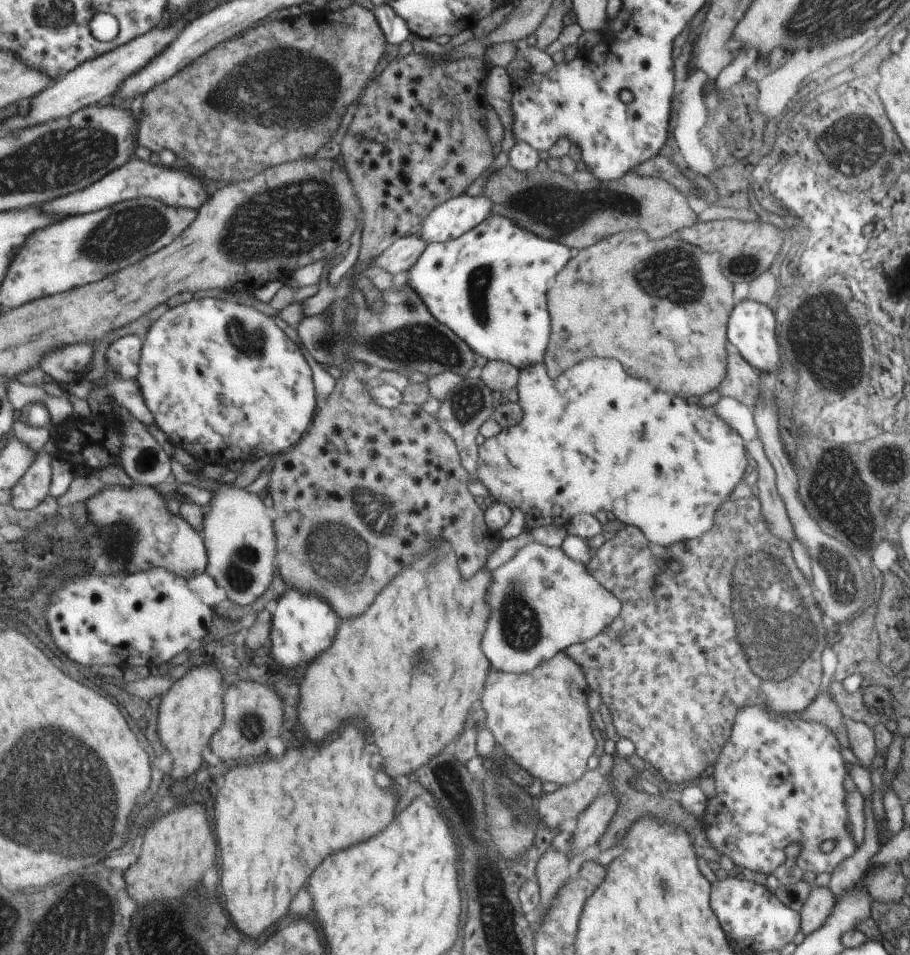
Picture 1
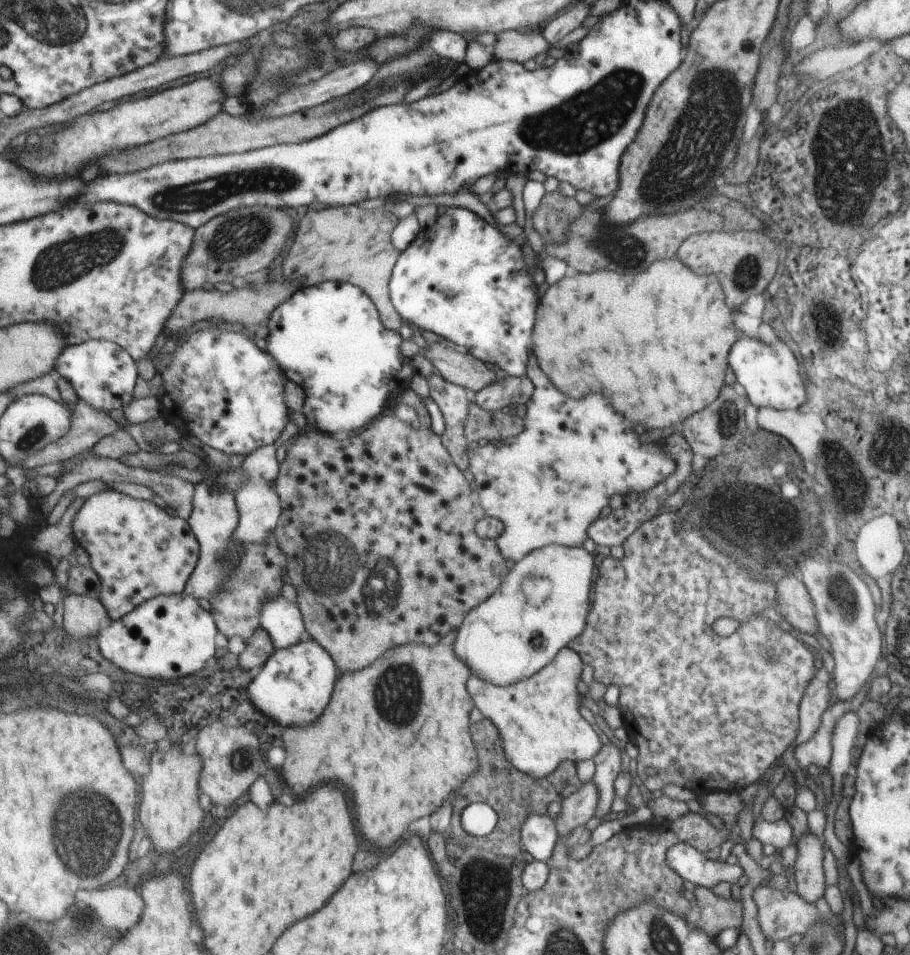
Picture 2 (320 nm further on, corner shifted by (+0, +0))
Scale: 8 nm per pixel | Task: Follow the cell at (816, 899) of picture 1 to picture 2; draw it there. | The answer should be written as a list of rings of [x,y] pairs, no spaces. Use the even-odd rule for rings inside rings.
[[[810,831],[803,833],[797,842],[794,880],[797,893],[810,904],[824,896],[824,841]]]

